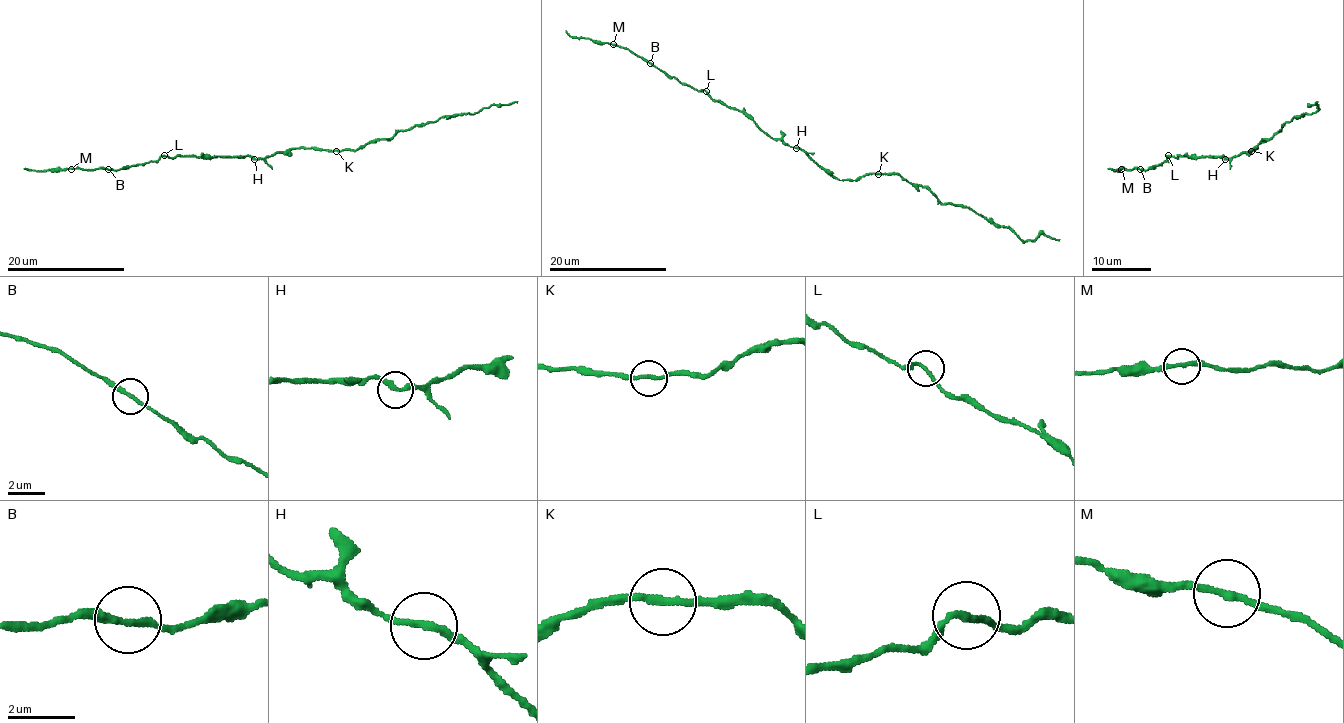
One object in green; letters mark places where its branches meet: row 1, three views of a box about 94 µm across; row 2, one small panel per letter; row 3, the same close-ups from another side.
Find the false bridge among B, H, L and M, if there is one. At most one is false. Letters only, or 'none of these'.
none of these

